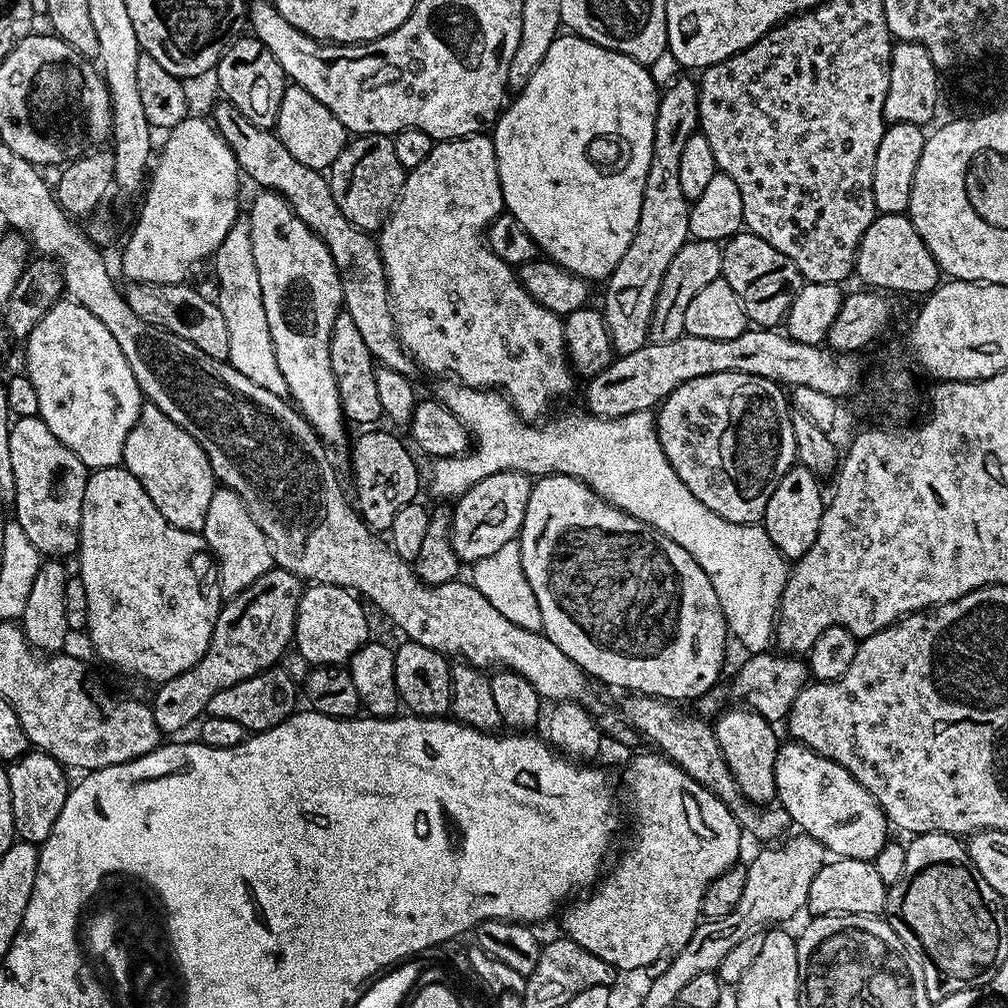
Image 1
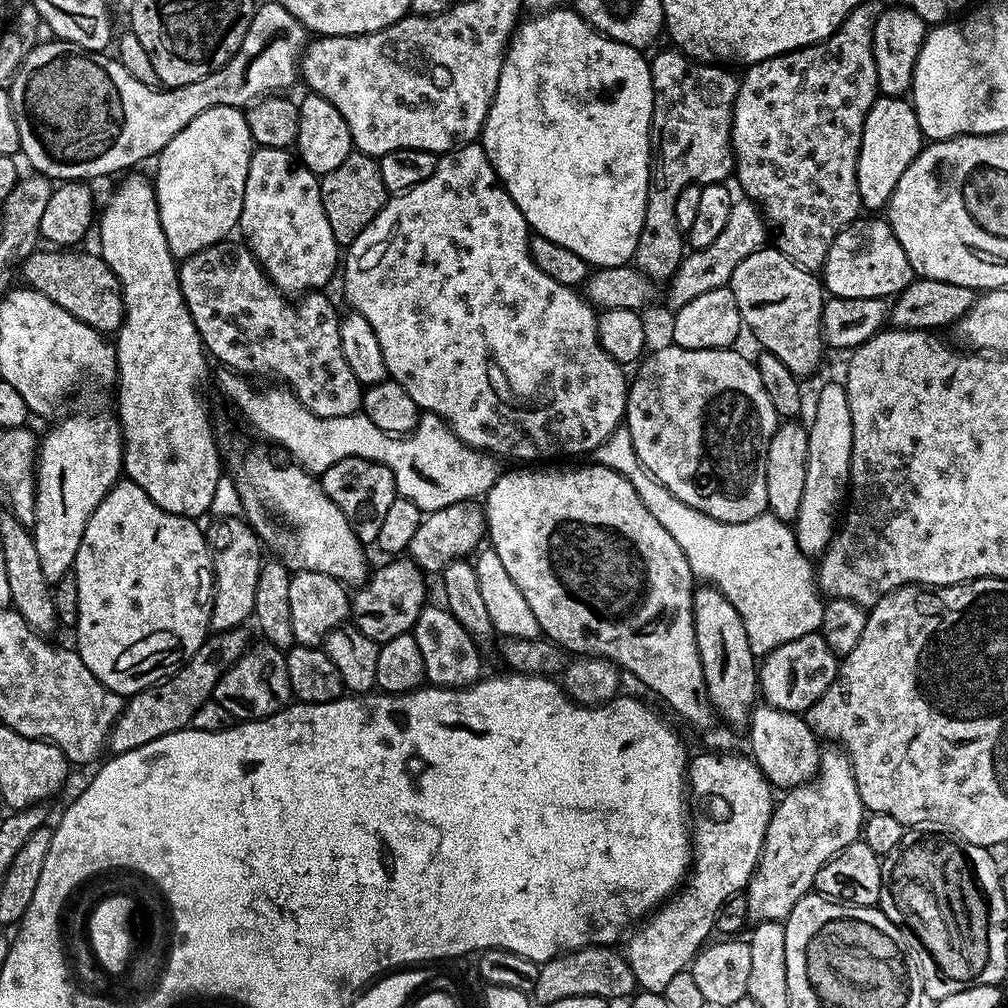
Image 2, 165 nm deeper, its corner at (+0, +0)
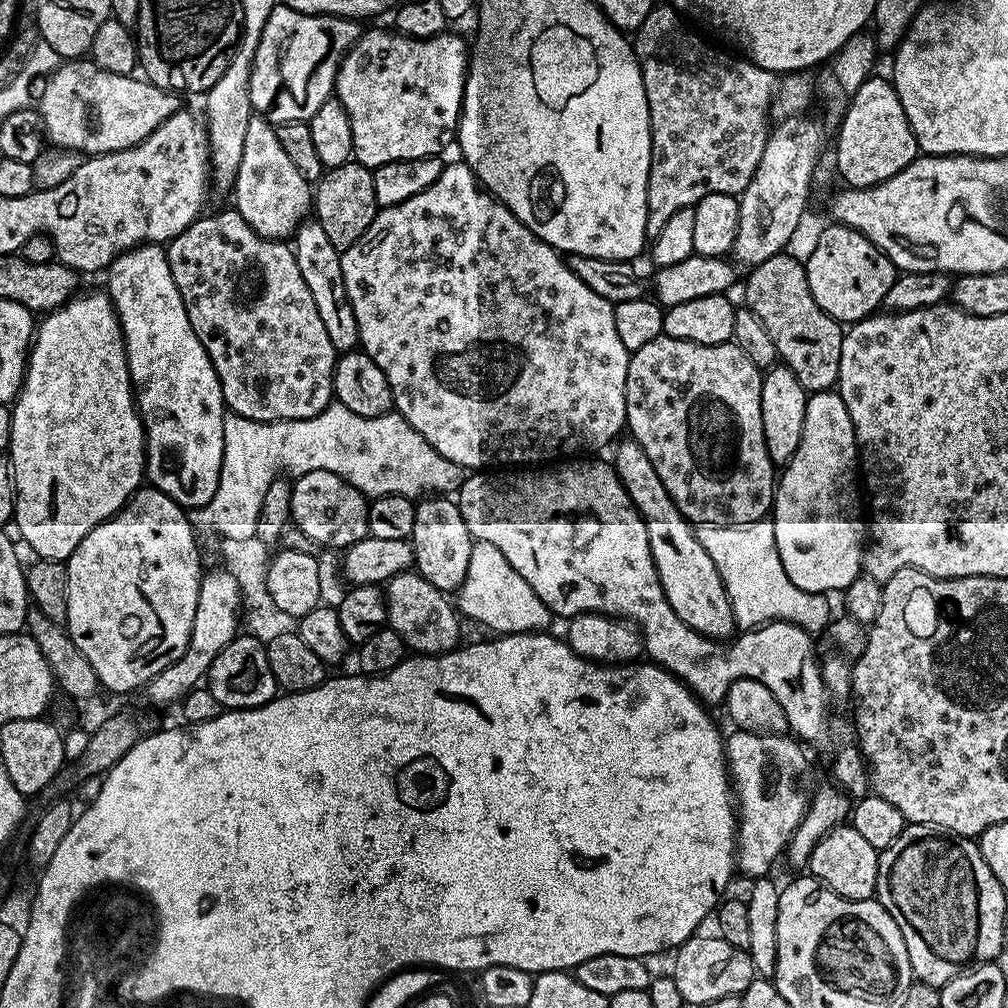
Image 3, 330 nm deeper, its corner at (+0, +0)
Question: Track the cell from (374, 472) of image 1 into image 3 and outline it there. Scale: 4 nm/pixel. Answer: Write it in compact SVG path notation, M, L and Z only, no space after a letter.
M310 470L295 477L292 485L291 521L307 538L313 539L324 550L343 550L368 536L369 503L369 497L363 496L338 474L330 474L330 470Z

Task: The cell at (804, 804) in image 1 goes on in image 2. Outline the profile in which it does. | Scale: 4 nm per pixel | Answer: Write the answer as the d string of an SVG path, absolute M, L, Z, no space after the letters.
M761 703L752 709L752 717L746 725L747 732L748 744L752 747L750 755L769 784L781 784L781 789L791 790L807 784L819 772L822 744L803 715Z

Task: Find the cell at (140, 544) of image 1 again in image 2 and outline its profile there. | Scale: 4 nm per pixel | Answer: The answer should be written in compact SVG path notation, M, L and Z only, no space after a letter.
M127 478L116 481L116 484L106 494L106 498L102 498L102 502L98 502L94 514L90 514L90 518L86 522L86 530L82 534L82 542L78 546L74 565L74 575L78 586L78 618L74 625L74 631L76 631L74 648L79 652L82 662L86 662L90 674L94 674L94 678L101 680L107 688L114 690L120 696L125 698L133 696L135 692L141 692L152 684L159 684L167 680L181 664L186 663L200 649L210 635L212 593L214 591L212 553L208 550L208 537L205 529L199 528L196 524L199 523L193 517L170 514L166 510L162 510L162 506L154 503L150 494L146 494L146 490L142 490L142 486L138 486Z

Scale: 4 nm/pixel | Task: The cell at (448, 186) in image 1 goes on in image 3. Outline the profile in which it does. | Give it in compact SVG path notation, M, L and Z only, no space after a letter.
M445 163L434 186L426 186L422 194L414 194L414 198L406 198L406 202L398 206L379 209L366 234L362 234L354 246L343 249L340 261L348 301L358 324L359 347L376 363L378 370L386 374L395 411L403 420L410 422L410 426L414 426L414 430L418 430L418 434L422 434L422 438L426 438L426 442L430 442L430 446L434 446L442 458L450 458L450 462L462 470L488 470L493 466L540 466L561 458L576 458L581 454L592 454L588 452L596 452L608 443L611 445L621 435L619 432L625 431L628 422L626 370L630 354L618 339L618 330L614 326L614 305L602 298L602 294L594 294L594 290L590 290L590 286L586 286L586 282L582 282L574 270L570 270L561 253L544 240L539 240L506 205L485 190L469 164Z

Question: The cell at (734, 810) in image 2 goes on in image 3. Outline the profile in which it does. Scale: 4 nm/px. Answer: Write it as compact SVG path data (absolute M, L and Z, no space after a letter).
M739 730L727 733L724 758L728 762L734 804L738 809L736 858L739 875L767 877L776 859L785 855L794 830L798 830L814 791L812 764L803 747L799 739L788 734Z

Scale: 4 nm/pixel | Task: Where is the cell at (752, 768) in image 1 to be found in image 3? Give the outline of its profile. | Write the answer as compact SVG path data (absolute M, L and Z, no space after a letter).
M624 439L615 445L616 474L633 506L640 511L641 518L646 522L650 554L658 570L662 590L670 606L674 606L674 614L678 614L686 626L703 636L708 636L711 640L727 641L737 631L736 619L722 578L718 574L718 566L714 566L714 558L702 550L702 542L698 542L693 525L678 510L666 486L662 486L662 478L658 478L658 470L654 470L650 458L646 458L642 446L638 446L634 439Z

